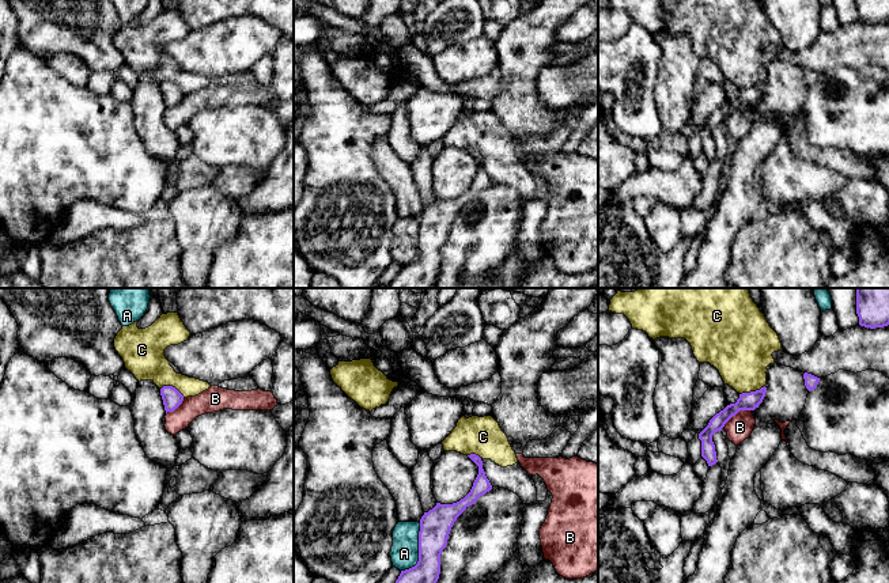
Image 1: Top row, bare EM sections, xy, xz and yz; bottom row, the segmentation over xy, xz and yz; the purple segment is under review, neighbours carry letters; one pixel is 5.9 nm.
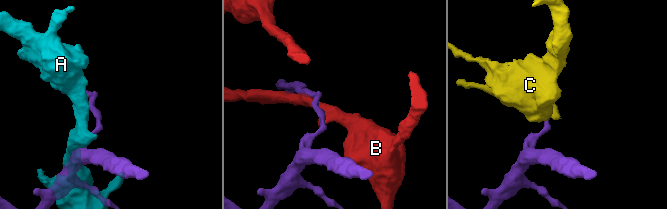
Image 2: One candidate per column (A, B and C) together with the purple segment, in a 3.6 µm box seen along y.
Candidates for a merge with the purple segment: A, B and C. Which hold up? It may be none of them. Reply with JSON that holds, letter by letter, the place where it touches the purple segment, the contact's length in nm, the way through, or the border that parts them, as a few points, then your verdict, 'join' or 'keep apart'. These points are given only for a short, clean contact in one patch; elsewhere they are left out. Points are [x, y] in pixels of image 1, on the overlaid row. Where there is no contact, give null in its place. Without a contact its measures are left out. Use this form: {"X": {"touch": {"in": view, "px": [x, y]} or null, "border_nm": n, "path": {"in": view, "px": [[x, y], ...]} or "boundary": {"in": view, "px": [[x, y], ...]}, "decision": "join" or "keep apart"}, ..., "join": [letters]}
{"A": {"touch": {"in": "xz", "px": [419, 551]}, "border_nm": 300, "decision": "keep apart"}, "B": {"touch": {"in": "yz", "px": [736, 413]}, "border_nm": 200, "decision": "keep apart"}, "C": {"touch": {"in": "yz", "px": [752, 392]}, "border_nm": 160, "boundary": {"in": "yz", "px": [[764, 385], [740, 394]]}, "decision": "keep apart"}, "join": []}

